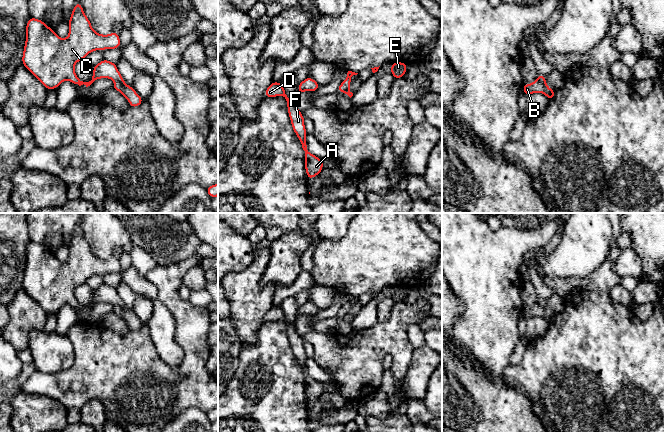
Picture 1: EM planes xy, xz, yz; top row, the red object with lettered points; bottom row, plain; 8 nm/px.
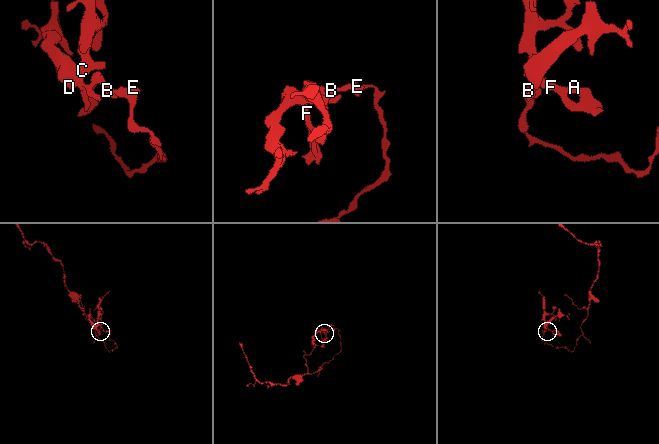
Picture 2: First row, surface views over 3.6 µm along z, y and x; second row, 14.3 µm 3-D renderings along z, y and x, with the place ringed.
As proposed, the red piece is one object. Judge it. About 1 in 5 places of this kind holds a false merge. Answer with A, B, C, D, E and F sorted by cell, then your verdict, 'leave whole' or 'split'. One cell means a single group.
A C D F / B E | split

